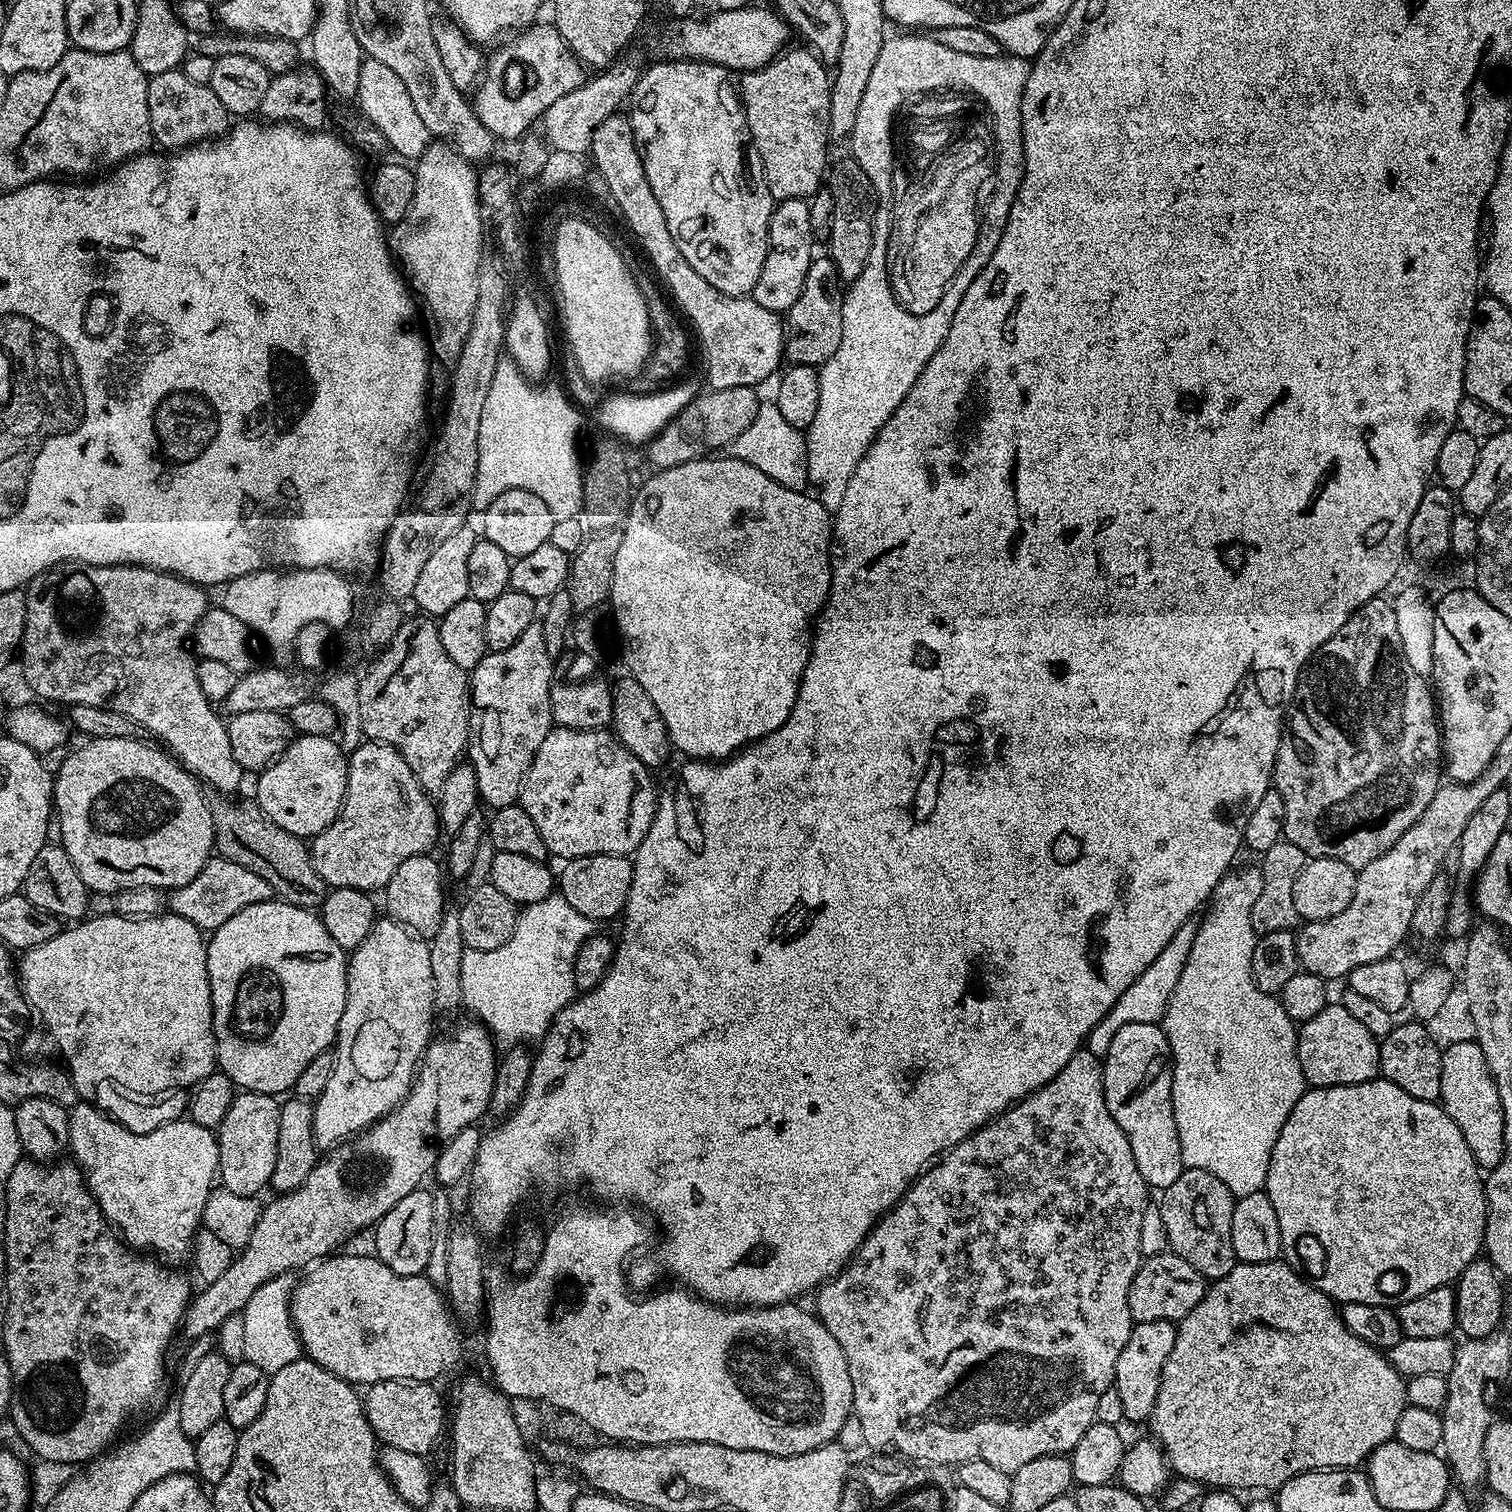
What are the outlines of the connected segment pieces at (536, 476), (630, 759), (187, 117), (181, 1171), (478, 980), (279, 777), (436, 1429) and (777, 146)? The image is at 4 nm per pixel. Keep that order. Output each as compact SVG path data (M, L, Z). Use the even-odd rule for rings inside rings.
M501 358L498 362L478 429L478 470L473 484L473 509L488 508L490 502L494 502L498 494L506 494L506 490L530 490L530 494L538 494L538 498L550 506L550 514L554 514L557 520L581 515L584 507L584 473L582 456L580 460L576 453L576 435L580 432L582 412L560 388L561 393L556 388L540 387L544 386L524 376L511 358Z
M556 726L546 734L546 738L542 738L542 746L538 746L538 754L534 754L534 762L530 762L530 770L526 770L526 778L520 787L518 803L520 807L526 810L526 814L530 814L534 826L538 826L538 834L542 834L542 842L546 842L549 853L553 857L561 856L561 861L567 862L579 856L593 856L594 854L628 856L635 853L636 848L642 842L642 838L646 838L646 830L650 830L650 822L656 813L658 791L656 792L655 786L652 785L652 776L653 773L646 765L638 762L638 758L634 758L634 754L630 754L630 750L626 750L626 746L622 746L611 731L602 728L581 730L581 728Z
M183 70L151 77L148 82L146 106L150 106L153 141L164 150L179 150L199 144L227 133L230 127L230 114L226 106L218 102L218 94L214 94L210 85L186 78Z
M77 1102L68 1113L68 1148L76 1155L75 1163L83 1172L102 1214L129 1248L160 1258L169 1256L172 1260L189 1255L196 1231L202 1227L206 1198L213 1190L220 1167L220 1142L214 1138L213 1129L181 1118L139 1136L112 1120L94 1103Z
M553 894L542 902L527 905L517 915L514 934L506 946L498 946L498 950L469 948L462 954L463 1007L477 1016L473 1017L491 1033L497 1045L523 1045L530 1040L539 1041L552 1027L553 1018L576 999L574 962L578 958L578 950L592 935L594 921L586 918L586 914L578 914L564 896Z
M297 735L289 744L288 749L280 755L278 760L273 760L267 768L263 769L255 777L256 780L256 797L255 803L258 805L261 812L268 817L270 822L274 822L278 826L282 826L282 830L290 830L290 834L301 838L311 838L320 832L326 830L326 826L330 826L334 822L334 818L339 814L341 806L344 805L344 795L346 794L346 782L348 781L348 756L343 752L338 745L335 744L335 739L332 736L301 736Z
M387 1380L371 1385L363 1393L364 1413L370 1422L370 1426L376 1434L376 1439L381 1445L407 1450L410 1454L418 1454L427 1457L428 1451L440 1440L440 1435L445 1435L446 1425L450 1420L449 1409L444 1409L444 1400L440 1397L437 1385L422 1380Z
M789 47L766 66L743 73L738 80L740 103L744 106L752 141L760 155L766 186L770 190L773 201L776 202L808 200L815 196L821 191L830 168L830 159L828 160L830 90L832 89L830 72L824 61L807 47L791 48Z

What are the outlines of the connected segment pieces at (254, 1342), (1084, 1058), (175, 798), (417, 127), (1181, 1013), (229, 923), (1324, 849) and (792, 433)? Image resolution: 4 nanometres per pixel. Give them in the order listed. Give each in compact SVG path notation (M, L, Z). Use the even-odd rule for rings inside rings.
M284 1273L275 1276L254 1292L240 1313L243 1359L249 1364L258 1366L268 1375L282 1370L283 1366L288 1366L290 1362L298 1360L302 1354L300 1338L292 1324L291 1299L294 1288L295 1281L291 1275Z
M1086 1050L1078 1051L1066 1066L1046 1086L1042 1086L1038 1091L1030 1093L1025 1100L1020 1100L1011 1108L1006 1109L1001 1116L993 1116L987 1124L983 1124L977 1132L971 1132L962 1142L958 1142L950 1151L939 1157L938 1162L933 1163L931 1167L920 1173L915 1180L908 1186L907 1192L901 1198L899 1204L896 1204L889 1212L877 1220L872 1227L868 1237L860 1243L860 1249L852 1255L848 1267L843 1268L839 1274L833 1276L826 1284L821 1284L816 1292L818 1300L817 1316L834 1334L838 1346L842 1346L842 1354L846 1354L846 1366L850 1366L850 1378L854 1386L852 1395L852 1410L856 1413L860 1422L862 1422L865 1442L869 1449L879 1450L881 1453L896 1453L901 1457L907 1458L913 1462L922 1464L950 1464L959 1466L968 1460L985 1460L990 1462L990 1466L998 1466L998 1470L1006 1470L1008 1473L1014 1473L1018 1466L1026 1466L1026 1462L1034 1462L1034 1458L1043 1456L1058 1456L1061 1454L1071 1453L1074 1446L1078 1446L1078 1438L1086 1434L1089 1426L1097 1423L1096 1407L1098 1398L1106 1389L1113 1387L1112 1379L1118 1366L1118 1354L1122 1354L1122 1346L1130 1338L1134 1327L1134 1321L1130 1314L1130 1286L1134 1274L1138 1274L1142 1257L1140 1247L1138 1246L1138 1234L1142 1234L1142 1214L1145 1208L1149 1207L1150 1189L1145 1184L1142 1174L1138 1174L1138 1165L1134 1162L1134 1154L1130 1151L1130 1142L1126 1142L1126 1134L1122 1134L1122 1126L1114 1122L1110 1110L1104 1101L1104 1065L1101 1057L1090 1054Z
M140 738L89 739L77 752L69 751L61 762L61 768L54 773L52 799L54 801L55 819L57 821L60 819L60 837L58 840L66 850L66 854L70 854L70 862L74 862L74 870L78 870L78 878L82 878L82 882L92 892L115 894L127 888L158 888L161 890L181 888L194 878L198 878L202 866L206 866L206 862L211 860L214 855L216 835L212 821L212 808L210 804L204 801L205 789L202 787L201 781L189 772L183 764L169 755L163 747L157 746L155 743L152 744L143 744Z
M367 57L359 75L359 88L356 91L356 104L359 113L367 117L384 136L385 143L401 156L401 159L412 162L420 158L432 142L430 132L414 109L412 99L400 77L391 68Z
M1233 867L1225 872L1218 882L1216 891L1212 893L1211 904L1203 913L1204 921L1199 921L1196 937L1190 946L1190 958L1186 958L1186 966L1182 970L1182 978L1178 978L1178 986L1174 986L1174 994L1170 994L1168 1009L1162 1021L1162 1027L1168 1045L1172 1051L1172 1105L1174 1106L1174 1122L1178 1126L1178 1142L1182 1146L1182 1162L1185 1168L1197 1168L1214 1174L1226 1187L1231 1190L1233 1197L1239 1198L1246 1194L1254 1194L1263 1189L1268 1177L1270 1158L1274 1150L1274 1142L1278 1142L1278 1134L1282 1134L1282 1126L1286 1126L1286 1118L1290 1118L1290 1110L1302 1098L1306 1091L1302 1066L1298 1062L1296 1049L1297 1025L1286 1014L1286 1010L1273 993L1258 990L1252 977L1252 955L1258 934L1252 925L1254 902L1258 902L1258 894L1262 894L1262 874L1259 867Z
M273 898L266 902L256 902L254 906L246 906L246 910L238 910L234 918L222 922L211 933L207 941L208 946L208 981L210 982L210 994L212 995L212 1029L216 1039L216 1062L219 1071L225 1072L232 1079L237 1089L245 1092L257 1092L267 1096L279 1097L280 1092L295 1089L302 1070L318 1054L329 1051L335 1045L338 1022L342 1022L342 1010L346 1010L346 998L348 997L348 957L349 953L326 930L324 923L313 909L303 908L292 904L289 900Z
M1379 598L1371 600L1370 602L1366 602L1366 606L1362 606L1352 614L1352 617L1342 626L1342 630L1334 630L1334 634L1330 639L1326 641L1310 659L1308 659L1307 664L1305 664L1304 668L1300 671L1300 677L1298 678L1296 689L1292 695L1292 703L1289 704L1286 709L1280 741L1278 742L1278 754L1274 758L1274 766L1272 767L1272 784L1274 785L1274 791L1278 794L1282 794L1282 806L1286 806L1283 839L1289 840L1294 846L1298 846L1298 850L1302 850L1305 857L1315 858L1317 856L1325 856L1326 858L1338 858L1338 862L1346 862L1346 866L1350 866L1351 868L1357 870L1365 868L1370 862L1374 862L1374 858L1386 854L1386 850L1390 850L1390 846L1394 846L1394 842L1398 842L1398 838L1402 838L1402 834L1406 834L1406 830L1410 830L1410 826L1422 816L1422 810L1426 810L1426 806L1430 806L1430 798L1434 798L1434 794L1440 789L1441 783L1442 729L1438 723L1438 708L1434 703L1433 689L1430 687L1429 681L1425 679L1425 677L1419 676L1413 668L1407 667L1404 663L1402 638L1398 634L1398 618L1394 614L1391 603L1382 601Z
M764 402L761 403L754 422L750 422L750 426L746 426L746 430L742 430L738 438L734 438L726 452L731 459L746 462L754 466L754 470L762 470L766 478L774 478L774 482L790 490L803 492L809 487L807 449L805 433L799 428L790 426L790 422L782 418L782 410L778 410L775 402Z

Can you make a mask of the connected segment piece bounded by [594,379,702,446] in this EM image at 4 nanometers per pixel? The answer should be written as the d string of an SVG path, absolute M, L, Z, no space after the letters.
M682 380L668 387L652 390L650 394L630 394L620 392L603 397L594 415L602 429L608 431L611 437L619 439L621 443L630 445L647 445L670 421L701 393L702 386L694 380Z

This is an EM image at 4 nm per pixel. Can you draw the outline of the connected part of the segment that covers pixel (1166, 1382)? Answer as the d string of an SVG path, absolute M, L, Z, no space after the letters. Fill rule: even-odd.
M1283 1259L1271 1260L1270 1262L1254 1262L1253 1264L1241 1264L1238 1262L1234 1266L1234 1270L1230 1270L1230 1274L1226 1274L1218 1281L1209 1283L1202 1302L1198 1302L1198 1306L1194 1306L1194 1310L1190 1310L1190 1314L1186 1314L1186 1318L1179 1321L1176 1329L1176 1337L1174 1338L1174 1350L1170 1350L1170 1358L1166 1360L1166 1366L1162 1368L1162 1382L1160 1383L1158 1398L1154 1402L1154 1410L1150 1417L1150 1425L1152 1424L1153 1432L1151 1432L1151 1435L1154 1437L1156 1443L1160 1445L1160 1450L1164 1453L1164 1458L1168 1462L1169 1469L1177 1477L1185 1480L1196 1480L1201 1486L1207 1486L1212 1490L1241 1490L1240 1488L1272 1488L1271 1490L1278 1490L1287 1480L1303 1472L1359 1469L1367 1461L1368 1456L1374 1450L1378 1450L1378 1446L1382 1446L1386 1441L1395 1437L1398 1418L1402 1418L1402 1410L1409 1405L1408 1399L1406 1398L1406 1390L1404 1389L1406 1383L1405 1377L1394 1370L1394 1366L1388 1361L1387 1355L1381 1349L1362 1342L1362 1338L1358 1338L1353 1334L1342 1322L1334 1301L1326 1294L1322 1294L1322 1290L1315 1288L1312 1285L1311 1279L1305 1278L1299 1271L1296 1273L1292 1267L1293 1265L1291 1263L1285 1262Z

